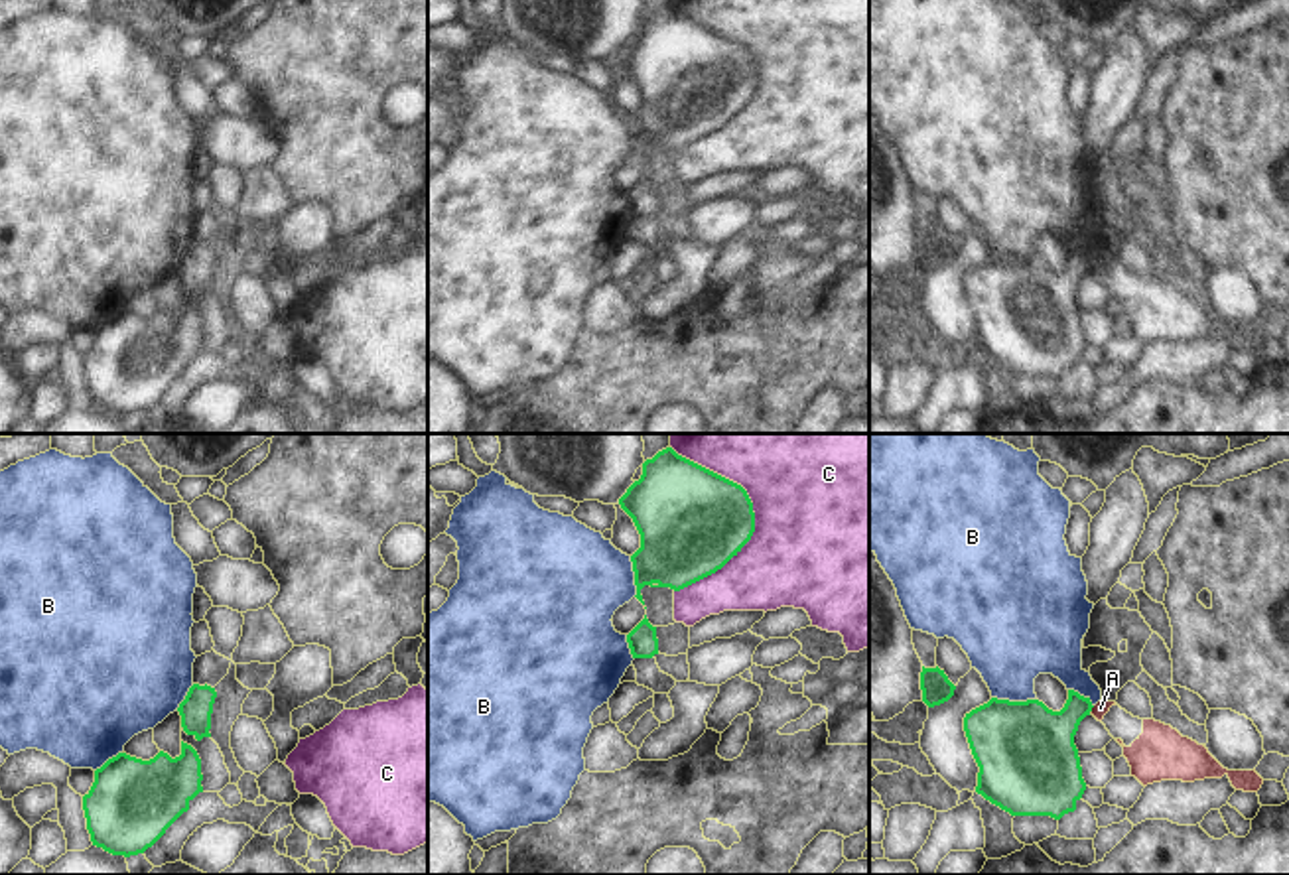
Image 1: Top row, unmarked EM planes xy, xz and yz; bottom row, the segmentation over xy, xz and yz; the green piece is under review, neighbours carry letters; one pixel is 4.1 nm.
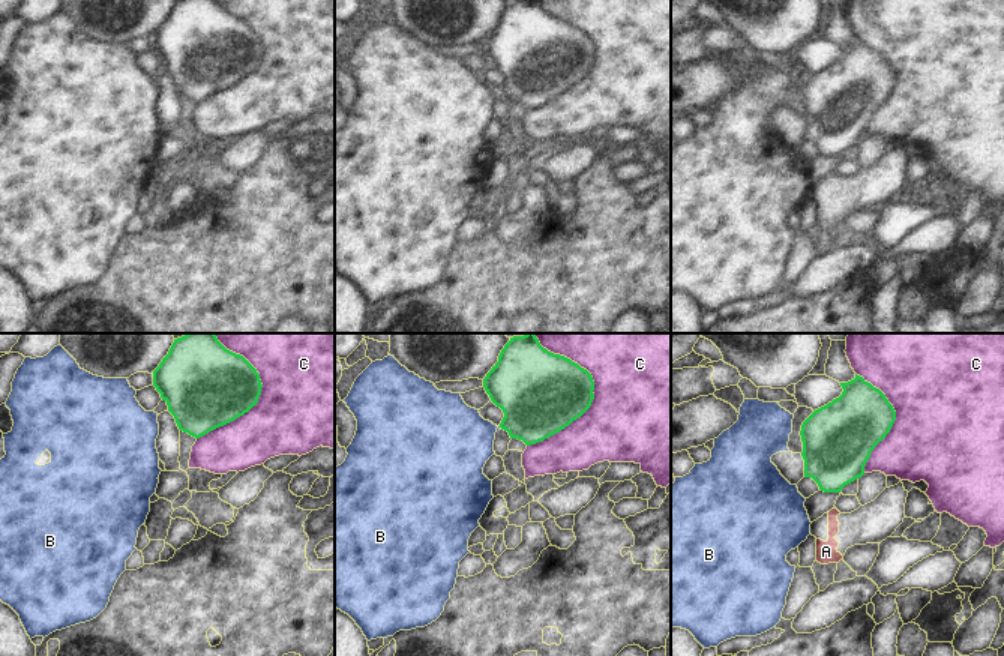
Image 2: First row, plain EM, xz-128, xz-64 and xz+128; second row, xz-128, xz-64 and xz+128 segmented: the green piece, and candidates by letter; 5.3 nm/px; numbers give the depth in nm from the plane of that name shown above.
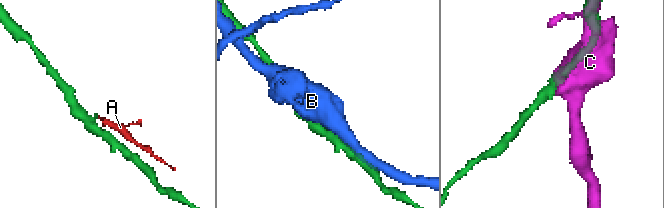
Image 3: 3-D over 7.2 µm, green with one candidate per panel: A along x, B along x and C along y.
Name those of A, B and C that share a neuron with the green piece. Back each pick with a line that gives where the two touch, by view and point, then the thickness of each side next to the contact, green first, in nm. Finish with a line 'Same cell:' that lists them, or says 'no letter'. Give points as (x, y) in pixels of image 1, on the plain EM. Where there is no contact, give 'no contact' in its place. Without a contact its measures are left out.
Same cell: no letter

